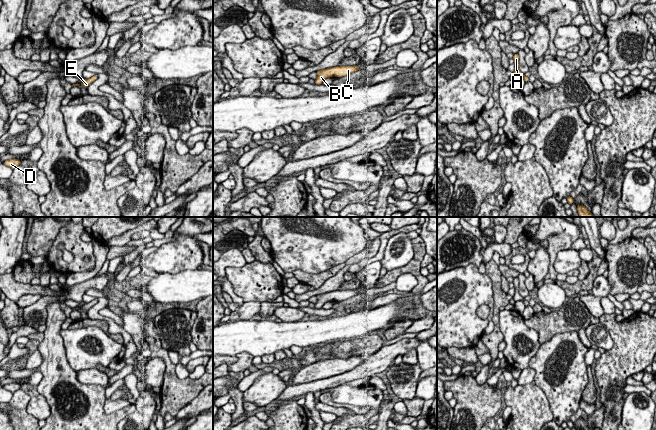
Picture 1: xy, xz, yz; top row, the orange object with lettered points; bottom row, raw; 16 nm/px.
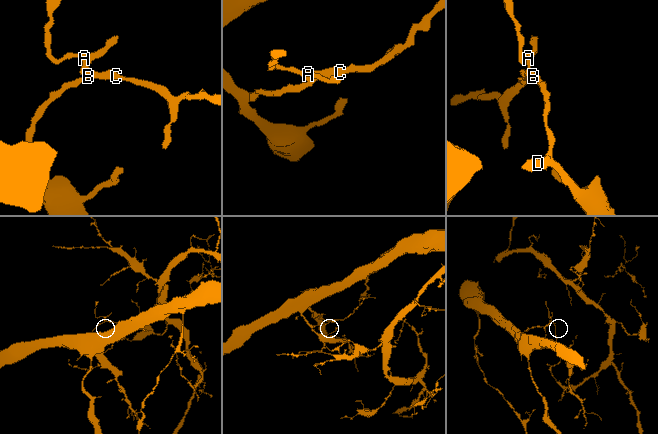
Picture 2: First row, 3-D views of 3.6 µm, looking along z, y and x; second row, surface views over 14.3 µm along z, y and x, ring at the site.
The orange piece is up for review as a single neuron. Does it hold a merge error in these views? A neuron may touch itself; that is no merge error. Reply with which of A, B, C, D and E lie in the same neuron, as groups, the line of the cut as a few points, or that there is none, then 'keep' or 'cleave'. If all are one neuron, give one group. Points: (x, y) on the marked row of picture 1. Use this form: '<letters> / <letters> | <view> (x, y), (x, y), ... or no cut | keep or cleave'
A B C D E | no cut | keep

